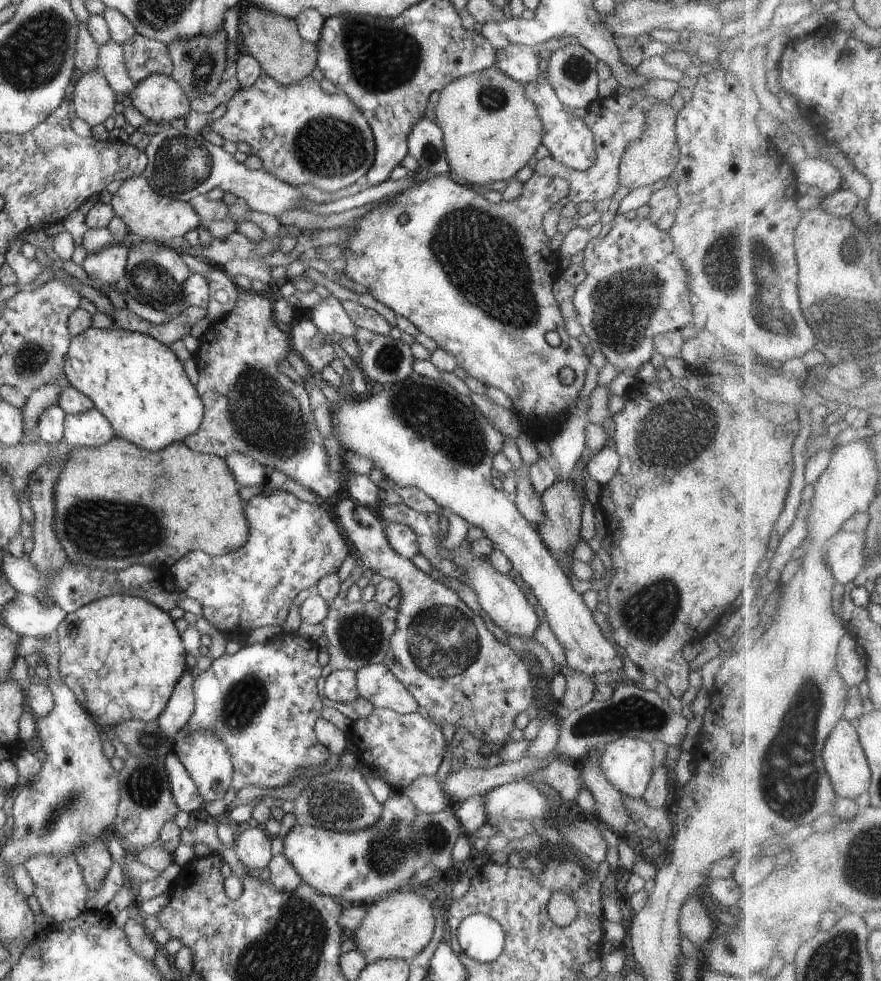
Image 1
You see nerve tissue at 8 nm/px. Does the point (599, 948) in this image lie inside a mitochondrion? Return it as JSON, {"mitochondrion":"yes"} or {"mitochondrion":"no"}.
{"mitochondrion":"no"}

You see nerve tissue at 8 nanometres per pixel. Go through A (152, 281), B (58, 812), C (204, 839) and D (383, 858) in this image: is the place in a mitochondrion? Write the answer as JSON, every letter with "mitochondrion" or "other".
{"A":"mitochondrion","B":"mitochondrion","C":"other","D":"mitochondrion"}

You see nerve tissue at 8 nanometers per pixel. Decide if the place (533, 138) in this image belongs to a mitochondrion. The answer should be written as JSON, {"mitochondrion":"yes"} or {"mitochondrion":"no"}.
{"mitochondrion":"no"}

